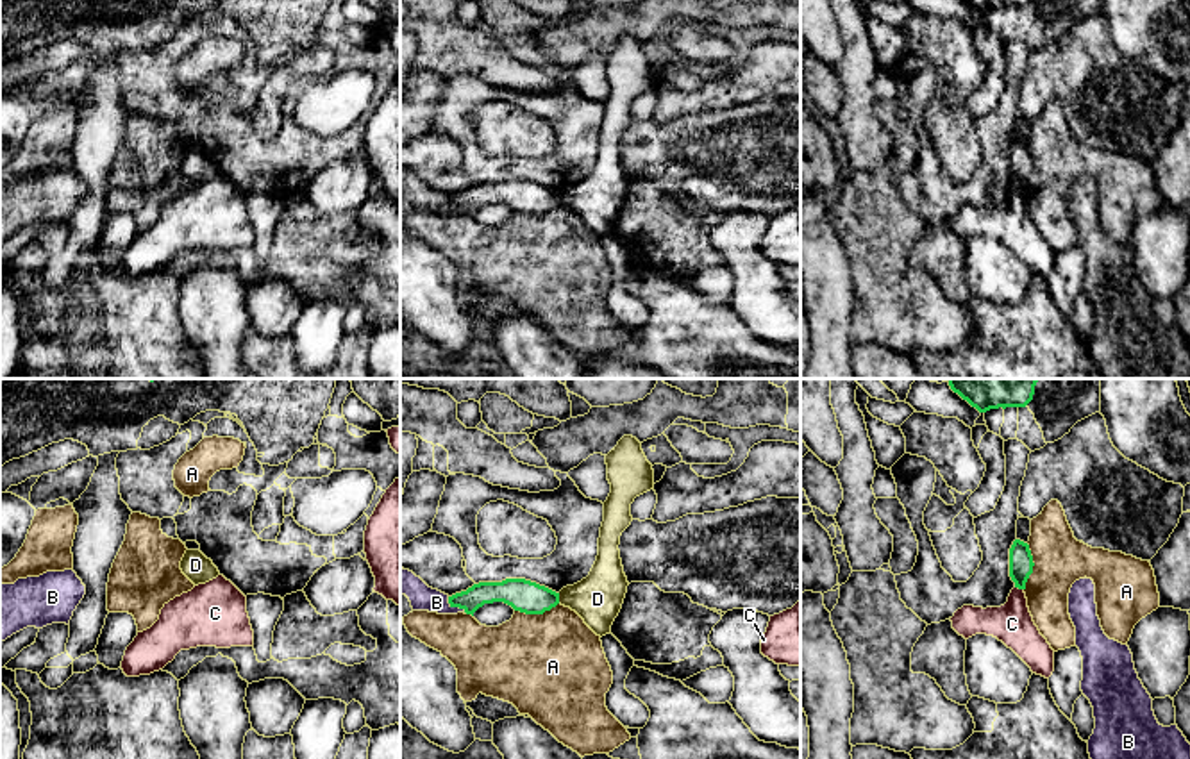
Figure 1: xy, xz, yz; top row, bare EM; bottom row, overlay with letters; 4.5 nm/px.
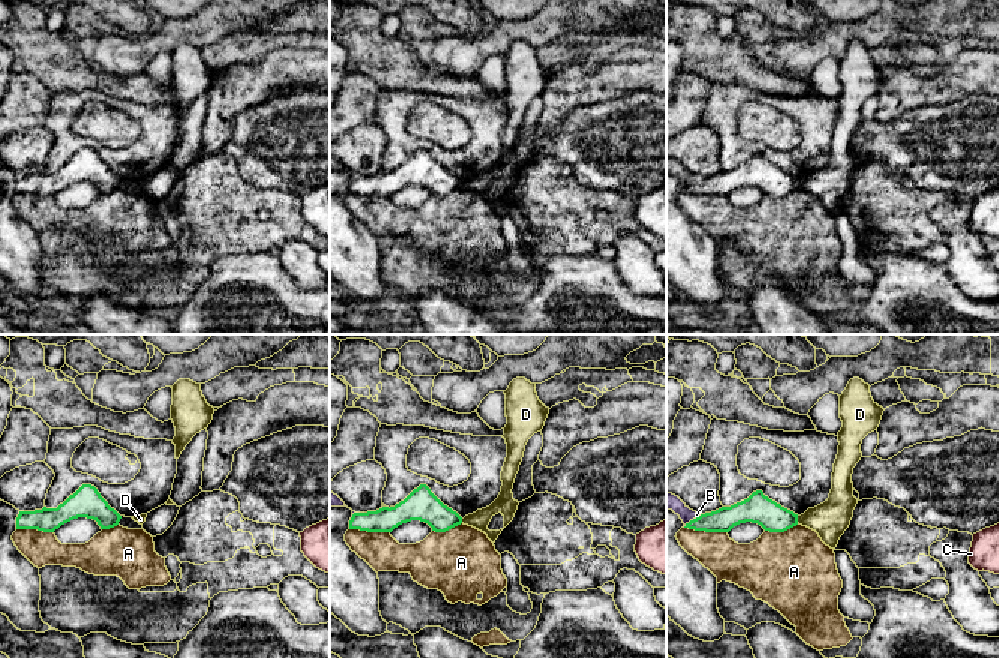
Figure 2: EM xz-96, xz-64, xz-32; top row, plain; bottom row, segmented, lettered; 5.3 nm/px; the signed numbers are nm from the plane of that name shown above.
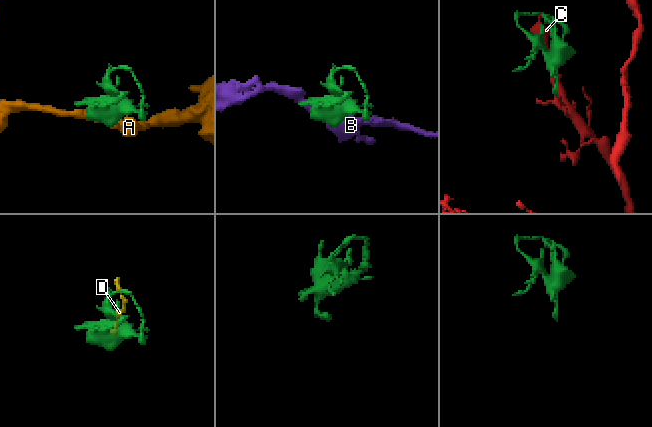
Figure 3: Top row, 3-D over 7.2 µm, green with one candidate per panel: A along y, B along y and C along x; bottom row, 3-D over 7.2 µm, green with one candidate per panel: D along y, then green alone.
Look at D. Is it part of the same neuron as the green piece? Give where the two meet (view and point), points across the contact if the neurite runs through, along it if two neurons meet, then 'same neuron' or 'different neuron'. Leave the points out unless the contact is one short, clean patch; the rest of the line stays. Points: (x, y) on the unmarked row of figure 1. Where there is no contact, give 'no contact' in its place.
contact xz (558, 199); different neuron

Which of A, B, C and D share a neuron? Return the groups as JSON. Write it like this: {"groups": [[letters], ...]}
{"groups": [["A"], ["B"], ["C"], ["D"]]}

